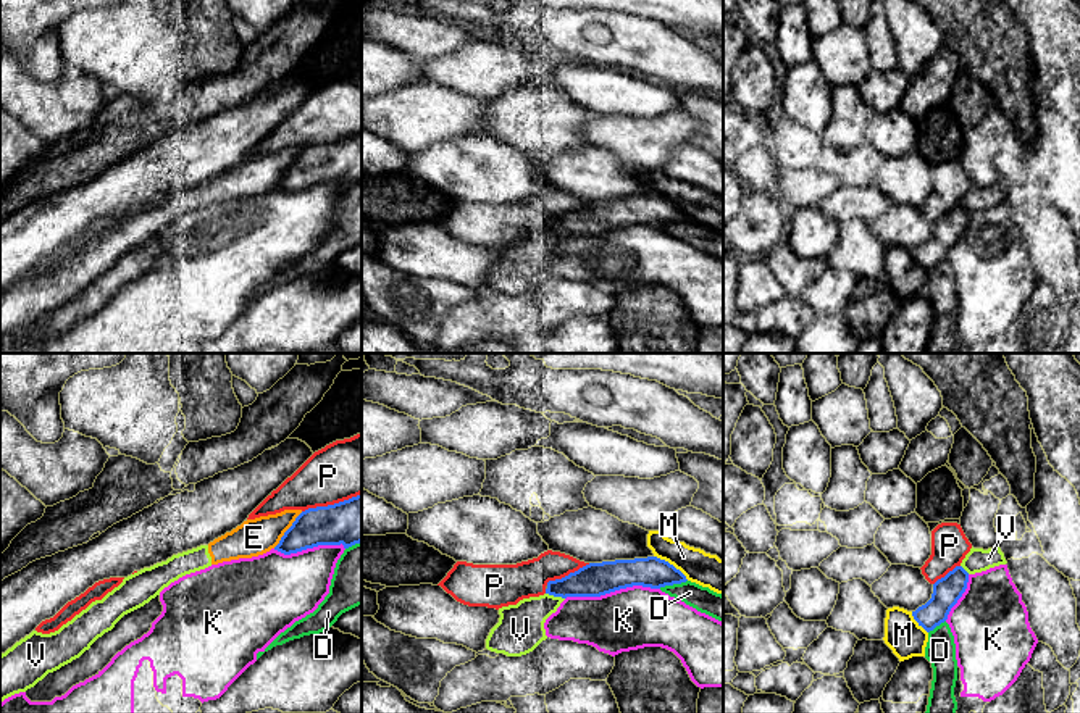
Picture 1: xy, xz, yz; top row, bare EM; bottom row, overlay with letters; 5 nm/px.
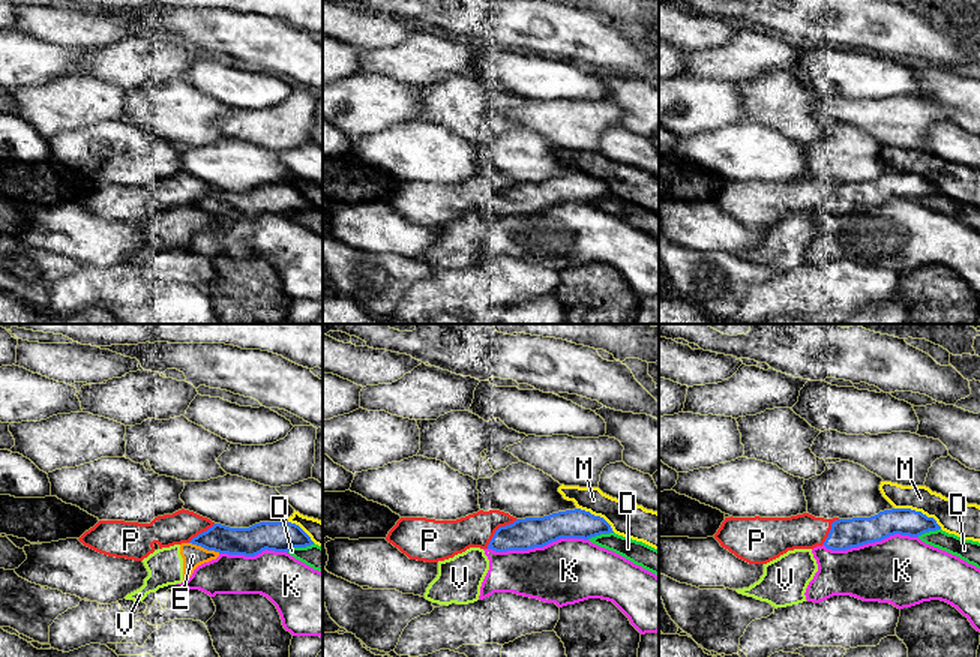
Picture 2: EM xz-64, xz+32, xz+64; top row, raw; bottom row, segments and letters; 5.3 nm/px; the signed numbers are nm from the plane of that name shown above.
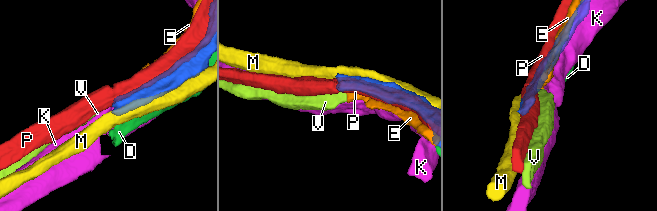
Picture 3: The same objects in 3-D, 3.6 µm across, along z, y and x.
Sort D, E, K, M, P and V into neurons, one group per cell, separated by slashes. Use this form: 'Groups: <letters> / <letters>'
Groups: D / E V / K / M / P

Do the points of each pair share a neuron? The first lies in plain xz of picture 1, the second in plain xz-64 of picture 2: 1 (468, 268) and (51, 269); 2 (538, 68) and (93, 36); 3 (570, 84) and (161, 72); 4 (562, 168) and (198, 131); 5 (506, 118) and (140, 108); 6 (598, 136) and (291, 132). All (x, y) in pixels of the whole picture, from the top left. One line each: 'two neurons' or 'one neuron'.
1: two neurons
2: two neurons
3: two neurons
4: two neurons
5: one neuron
6: one neuron

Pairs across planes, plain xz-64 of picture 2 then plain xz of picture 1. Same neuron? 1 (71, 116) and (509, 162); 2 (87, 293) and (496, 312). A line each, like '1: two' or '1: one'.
1: two
2: one

